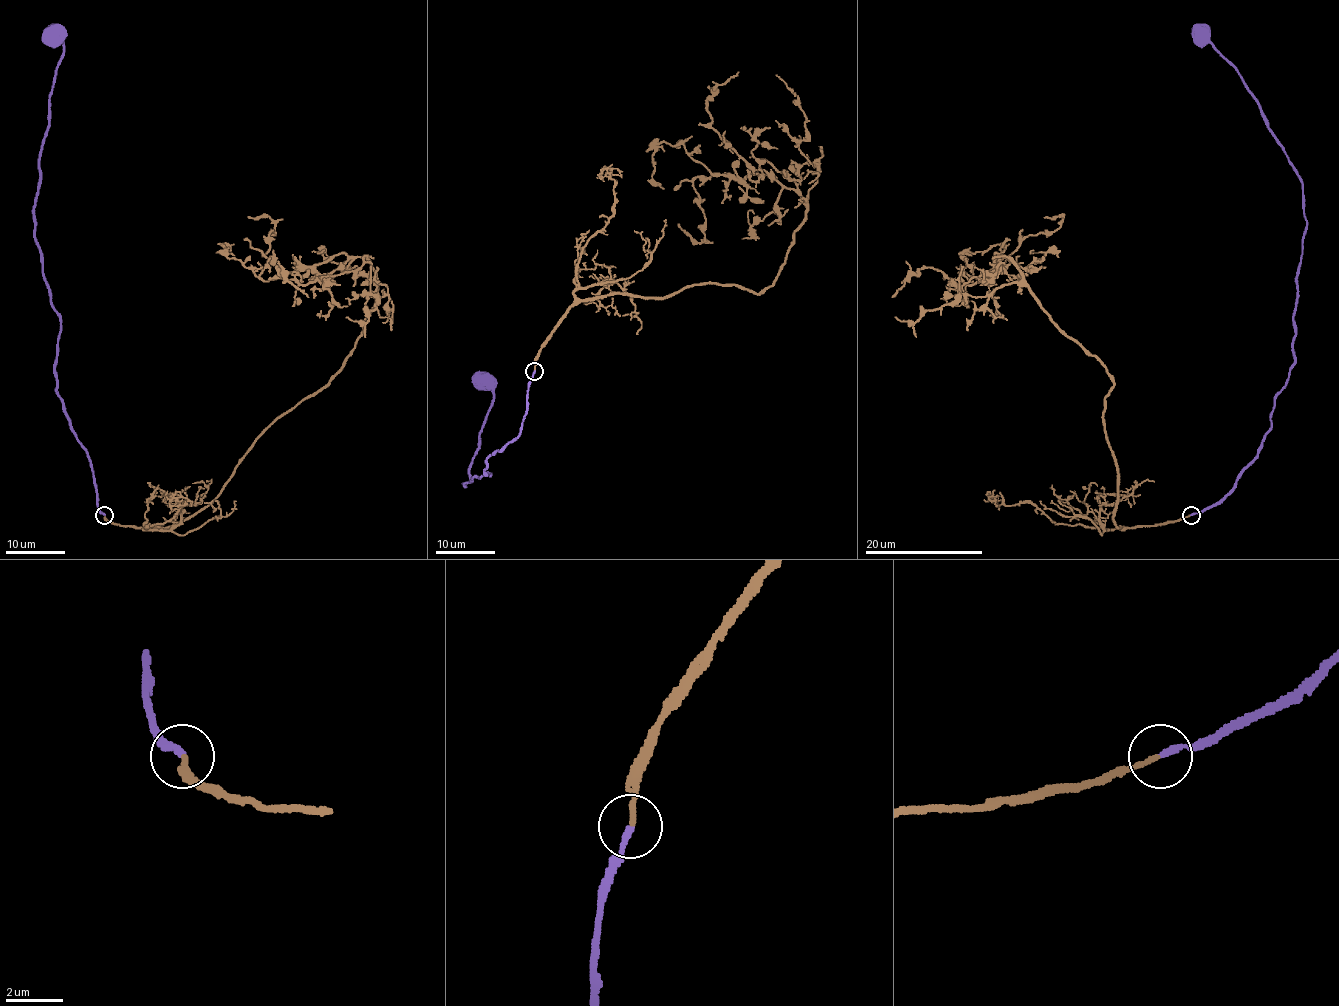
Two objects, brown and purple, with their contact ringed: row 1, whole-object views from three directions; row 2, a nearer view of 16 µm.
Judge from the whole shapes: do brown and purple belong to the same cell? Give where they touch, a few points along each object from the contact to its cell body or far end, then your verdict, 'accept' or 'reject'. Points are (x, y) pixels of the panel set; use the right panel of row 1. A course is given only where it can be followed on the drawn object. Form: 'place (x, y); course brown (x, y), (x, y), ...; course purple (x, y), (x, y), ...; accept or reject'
place (1191, 515); course brown (1190, 514), (1114, 519), (1114, 377), (1017, 265), (997, 253), (994, 271), (1060, 225), (1044, 217); course purple (1190, 514), (1233, 486), (1270, 429), (1294, 362), (1306, 228), (1297, 170), (1241, 74), (1202, 36); accept

